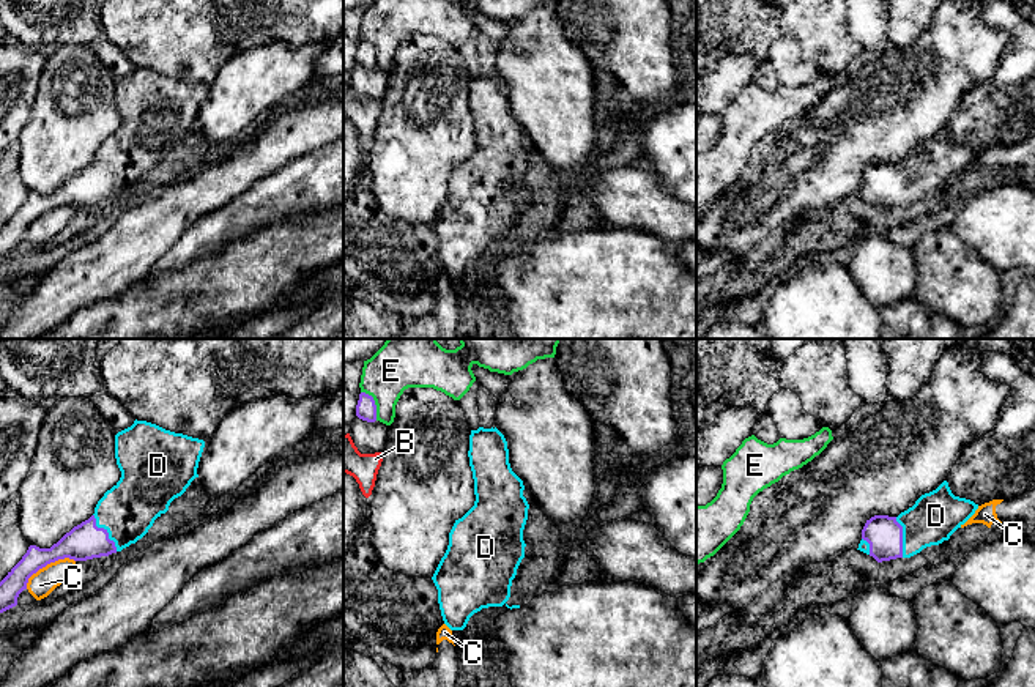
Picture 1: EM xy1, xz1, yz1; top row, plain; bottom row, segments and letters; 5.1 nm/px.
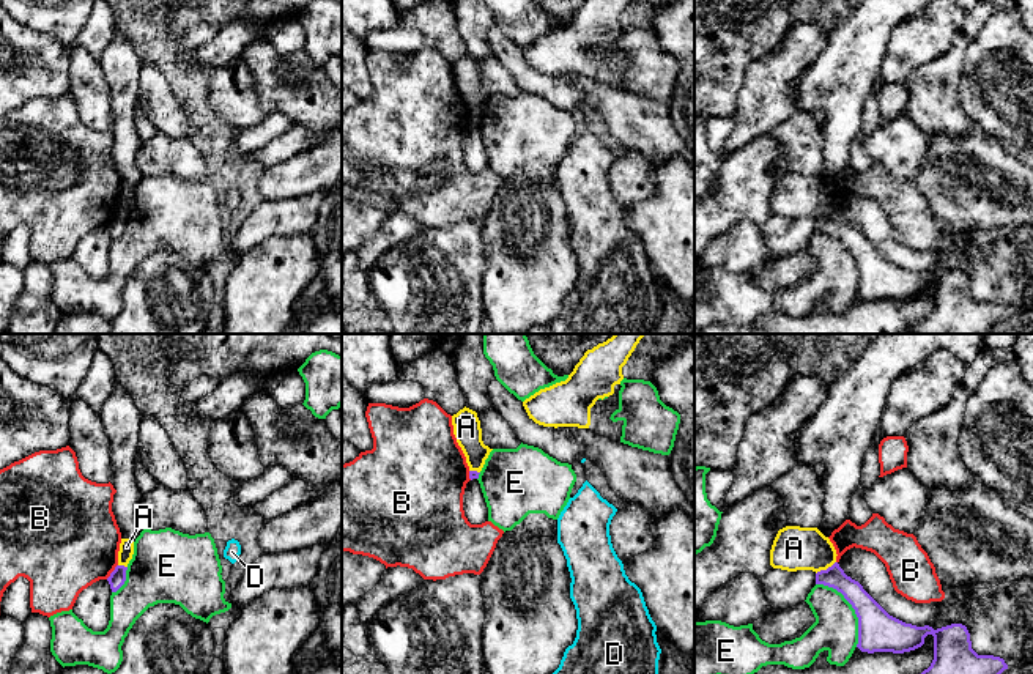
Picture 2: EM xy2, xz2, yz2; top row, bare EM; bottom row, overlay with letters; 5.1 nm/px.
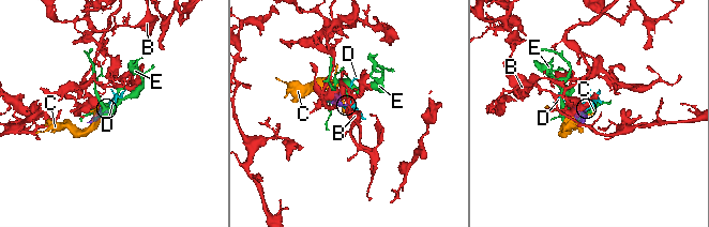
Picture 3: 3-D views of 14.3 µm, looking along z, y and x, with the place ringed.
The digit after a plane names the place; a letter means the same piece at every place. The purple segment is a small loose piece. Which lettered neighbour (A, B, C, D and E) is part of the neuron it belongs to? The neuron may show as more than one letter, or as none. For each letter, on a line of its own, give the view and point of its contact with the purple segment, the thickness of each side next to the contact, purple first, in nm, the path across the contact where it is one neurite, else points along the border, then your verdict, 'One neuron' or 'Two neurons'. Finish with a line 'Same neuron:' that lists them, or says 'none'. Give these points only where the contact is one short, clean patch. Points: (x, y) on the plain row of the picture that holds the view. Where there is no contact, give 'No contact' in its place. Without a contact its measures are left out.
A: Touches purple at yz2 (827, 216). Thickness 110 nm (purple) against 220 nm. Boundary: yz2 (835, 208), (816, 221). Two neurons
B: Touches purple at xy2 (112, 219). Thickness 90 nm (purple) against 460 nm. Boundary: xy2 (117, 211), (106, 225). Two neurons
C: Touches purple at xy1 (46, 211). Thickness 190 nm (purple) against 130 nm. Two neurons
D: Touches purple at xy1 (106, 178). Thickness 190 nm (purple) against 280 nm. One neuron
E: Touches purple at yz2 (852, 254). Thickness 200 nm (purple) against 220 nm. Two neurons
Same neuron: D

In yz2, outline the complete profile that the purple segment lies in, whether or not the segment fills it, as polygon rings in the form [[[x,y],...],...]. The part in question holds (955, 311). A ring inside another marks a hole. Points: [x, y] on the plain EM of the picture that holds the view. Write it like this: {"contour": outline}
{"contour": [[[835,209],[827,217],[816,220],[816,231],[824,231],[836,236],[852,252],[858,265],[858,291],[861,299],[893,299],[904,301],[915,298],[924,291],[927,282],[934,283],[934,307],[927,317],[912,324],[907,334],[989,334],[1008,312],[1003,306],[994,302],[978,302],[972,296],[970,280],[962,271],[951,271],[934,277],[929,272],[916,274],[905,271],[890,263],[865,236],[863,233],[847,224],[844,217]]]}

